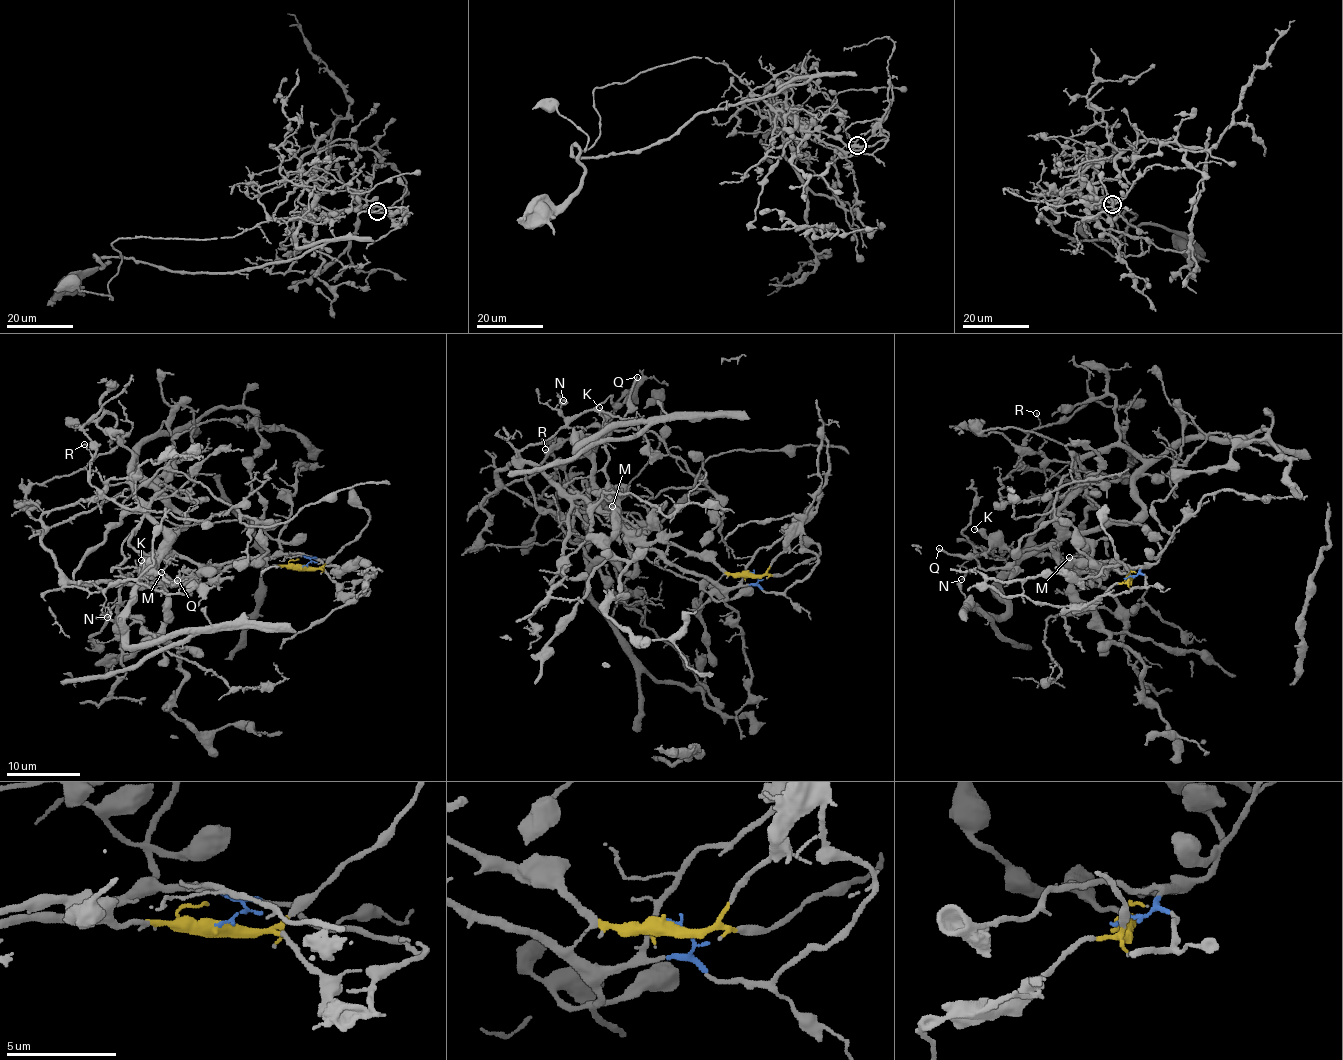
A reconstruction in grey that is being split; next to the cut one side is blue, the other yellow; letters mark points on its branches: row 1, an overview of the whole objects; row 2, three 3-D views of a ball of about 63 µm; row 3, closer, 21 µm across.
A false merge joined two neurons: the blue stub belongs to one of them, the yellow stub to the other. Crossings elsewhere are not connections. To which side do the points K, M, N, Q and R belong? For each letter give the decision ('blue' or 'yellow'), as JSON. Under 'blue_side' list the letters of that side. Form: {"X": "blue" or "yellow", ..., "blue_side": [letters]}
{"K": "yellow", "M": "yellow", "N": "blue", "Q": "yellow", "R": "blue", "blue_side": ["N", "R"]}

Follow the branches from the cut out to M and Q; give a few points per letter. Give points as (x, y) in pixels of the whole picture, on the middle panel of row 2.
M: (751, 573), (725, 573), (716, 563), (705, 561), (698, 555), (689, 555), (656, 529), (625, 528), (612, 506)
Q: (751, 573), (725, 573), (620, 518), (618, 494), (605, 476), (605, 434), (628, 408), (636, 376)

